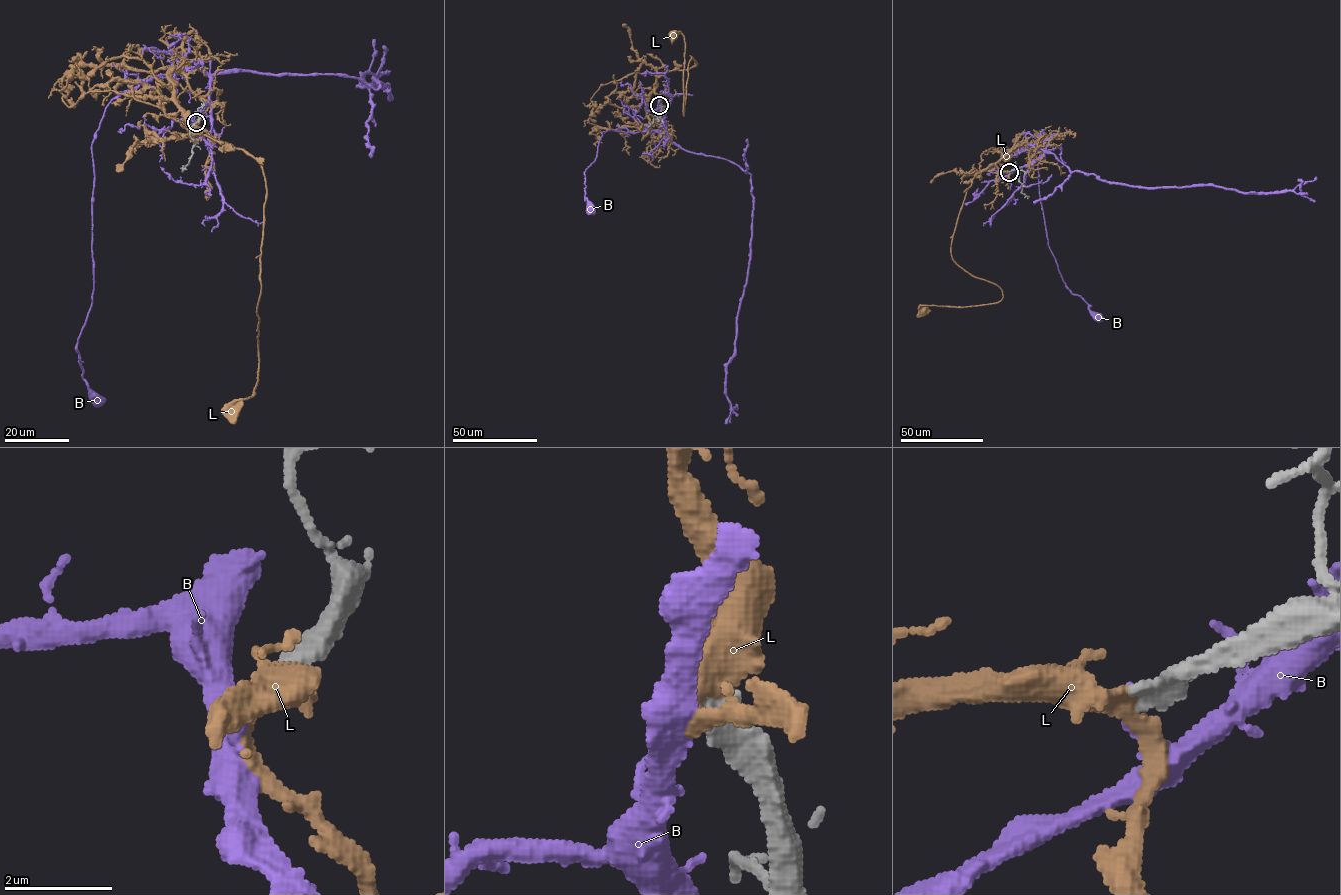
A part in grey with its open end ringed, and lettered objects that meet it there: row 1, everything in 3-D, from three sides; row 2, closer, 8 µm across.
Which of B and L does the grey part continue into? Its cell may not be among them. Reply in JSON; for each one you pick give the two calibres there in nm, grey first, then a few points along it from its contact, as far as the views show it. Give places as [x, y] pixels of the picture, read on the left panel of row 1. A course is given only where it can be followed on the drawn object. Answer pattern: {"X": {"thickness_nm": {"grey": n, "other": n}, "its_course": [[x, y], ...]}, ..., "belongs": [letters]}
{"L": {"thickness_nm": {"grey": 360, "other": 300}, "its_course": [[197, 123], [185, 113], [190, 132], [244, 149], [266, 185], [258, 380], [254, 394], [230, 409]]}, "belongs": ["L"]}

